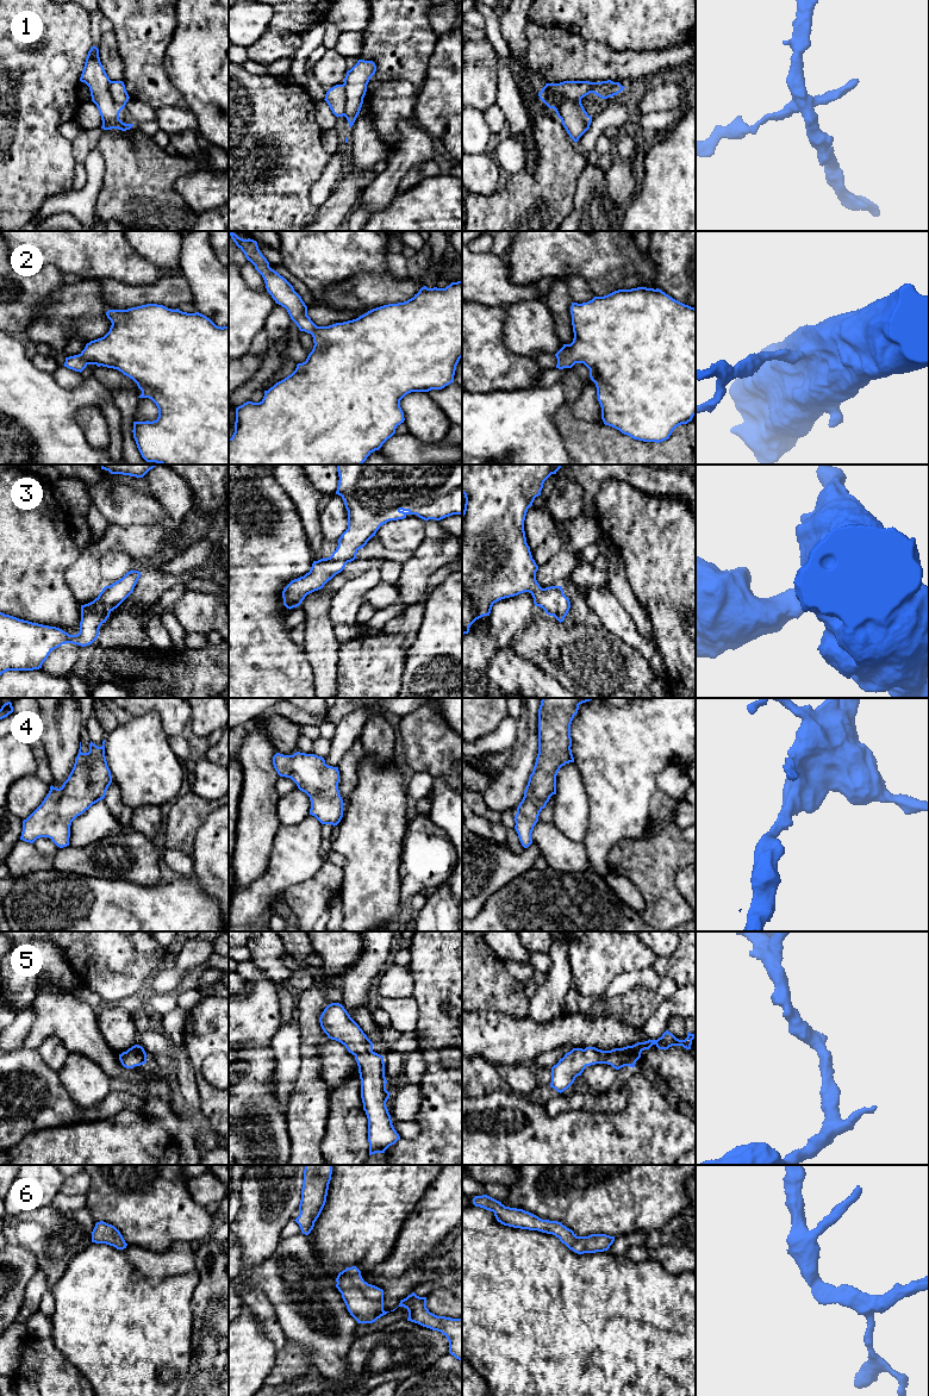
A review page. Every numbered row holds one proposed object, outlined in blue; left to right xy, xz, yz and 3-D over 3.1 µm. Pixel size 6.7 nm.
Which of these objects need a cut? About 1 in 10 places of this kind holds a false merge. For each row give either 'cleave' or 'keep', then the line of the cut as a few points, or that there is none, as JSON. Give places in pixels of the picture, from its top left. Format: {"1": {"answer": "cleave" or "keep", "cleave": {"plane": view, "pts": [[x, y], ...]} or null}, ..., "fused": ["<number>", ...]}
{"1": {"answer": "cleave", "cleave": {"plane": "xz", "pts": [[343, 83], [344, 114]]}}, "2": {"answer": "keep", "cleave": null}, "3": {"answer": "keep", "cleave": null}, "4": {"answer": "keep", "cleave": null}, "5": {"answer": "keep", "cleave": null}, "6": {"answer": "keep", "cleave": null}, "fused": ["1"]}

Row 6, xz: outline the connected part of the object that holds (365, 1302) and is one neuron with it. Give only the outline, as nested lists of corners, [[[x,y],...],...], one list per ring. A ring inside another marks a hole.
[[[356,1266],[338,1273],[336,1288],[357,1323],[373,1323],[389,1311],[384,1310],[384,1290],[363,1280]]]

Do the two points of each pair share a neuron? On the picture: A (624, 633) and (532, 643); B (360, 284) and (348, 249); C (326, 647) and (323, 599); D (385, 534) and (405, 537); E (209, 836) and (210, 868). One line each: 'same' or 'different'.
A: different
B: different
C: same
D: same
E: same

